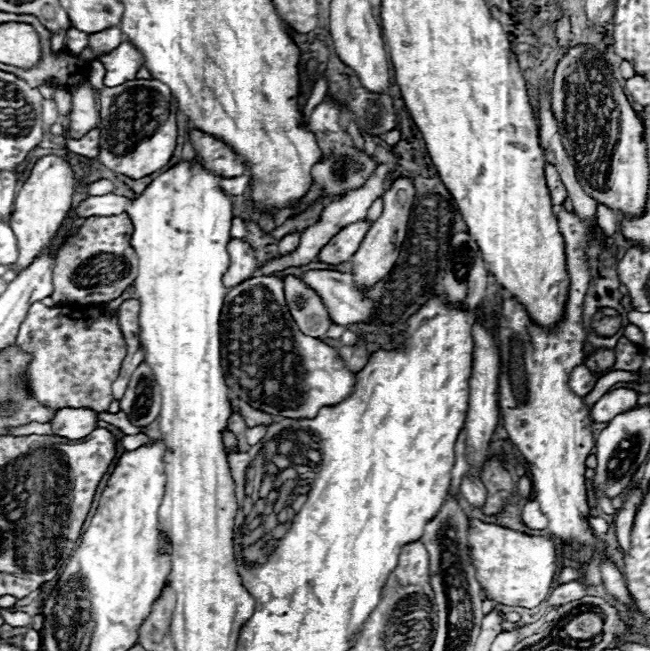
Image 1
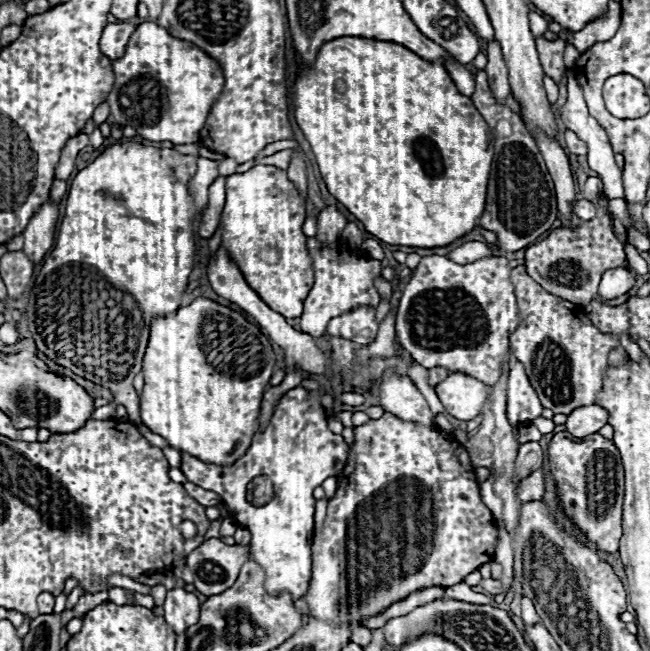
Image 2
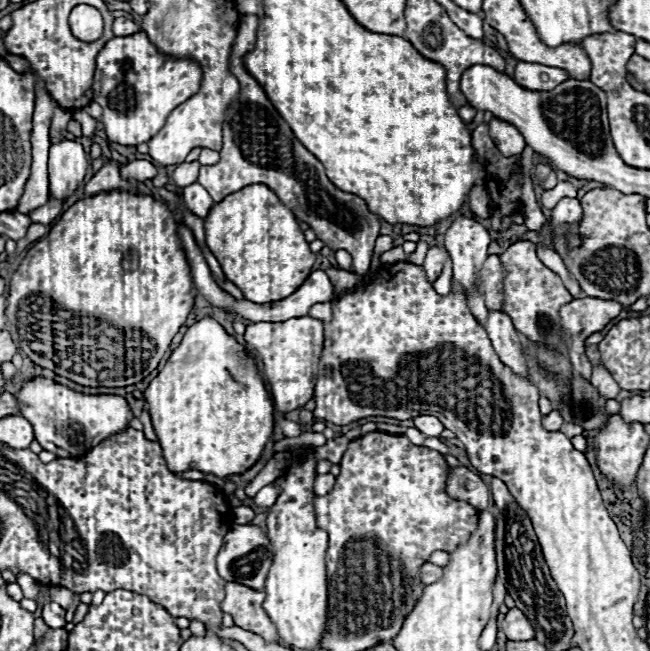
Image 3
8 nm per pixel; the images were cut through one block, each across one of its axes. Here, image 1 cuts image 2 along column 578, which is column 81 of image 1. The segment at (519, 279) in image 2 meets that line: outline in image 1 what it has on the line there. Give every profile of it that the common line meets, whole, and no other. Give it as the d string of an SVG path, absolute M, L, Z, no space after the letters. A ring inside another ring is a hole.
M32 304L16 338L24 352L32 352L30 388L34 396L50 408L90 408L106 412L112 396L112 382L118 378L126 358L122 328L114 318L106 318L98 306L54 306Z

